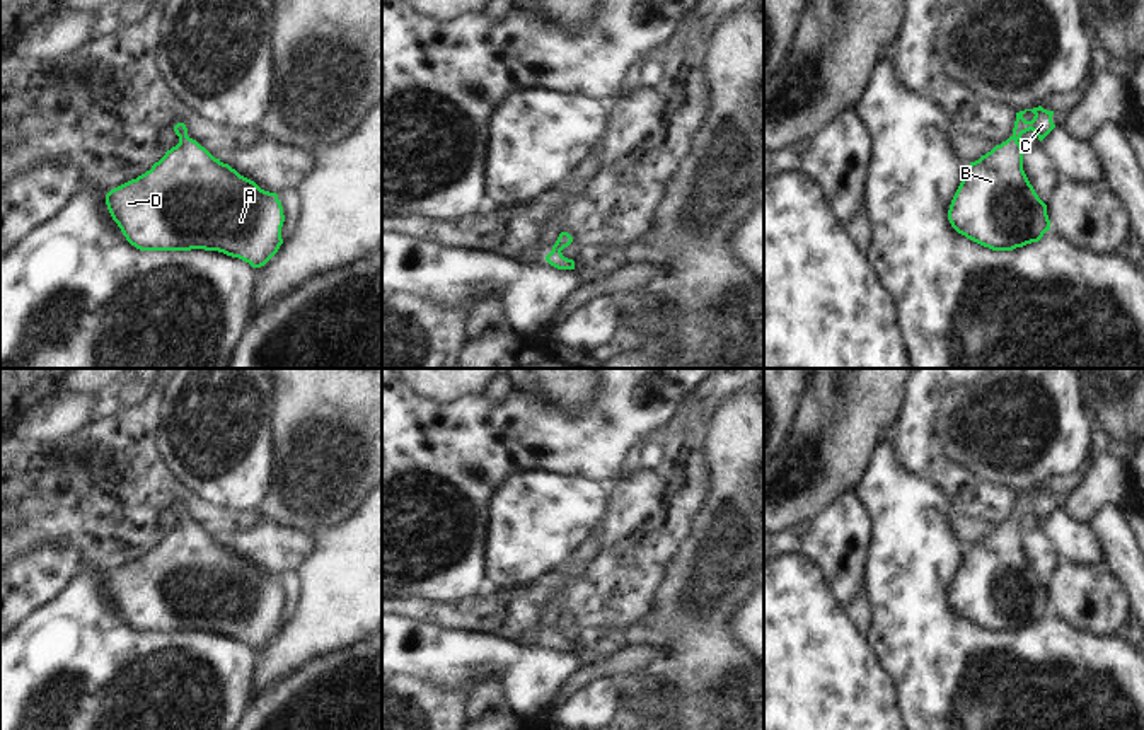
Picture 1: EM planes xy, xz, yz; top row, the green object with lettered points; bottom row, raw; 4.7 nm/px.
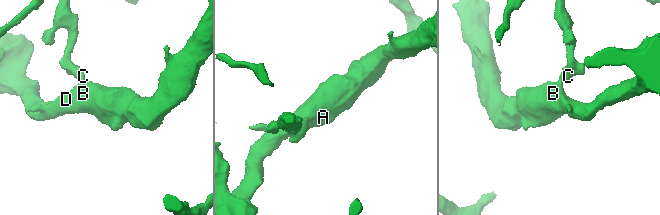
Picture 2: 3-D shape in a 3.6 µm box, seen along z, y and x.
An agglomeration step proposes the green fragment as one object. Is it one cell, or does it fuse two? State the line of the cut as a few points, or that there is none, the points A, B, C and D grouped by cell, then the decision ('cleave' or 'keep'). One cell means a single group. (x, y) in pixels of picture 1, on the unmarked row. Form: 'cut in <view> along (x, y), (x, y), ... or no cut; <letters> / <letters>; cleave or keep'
no cut; A B C D; keep

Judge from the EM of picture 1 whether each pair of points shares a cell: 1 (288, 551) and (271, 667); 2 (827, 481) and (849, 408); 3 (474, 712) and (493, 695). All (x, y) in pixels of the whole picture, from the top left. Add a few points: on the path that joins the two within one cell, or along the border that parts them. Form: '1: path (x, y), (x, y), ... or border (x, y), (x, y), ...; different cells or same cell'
1: border (312, 534), (312, 551), (295, 572); different cells
2: path (827, 463), (827, 451), (837, 427); same cell
3: path (479, 706), (488, 698); same cell

